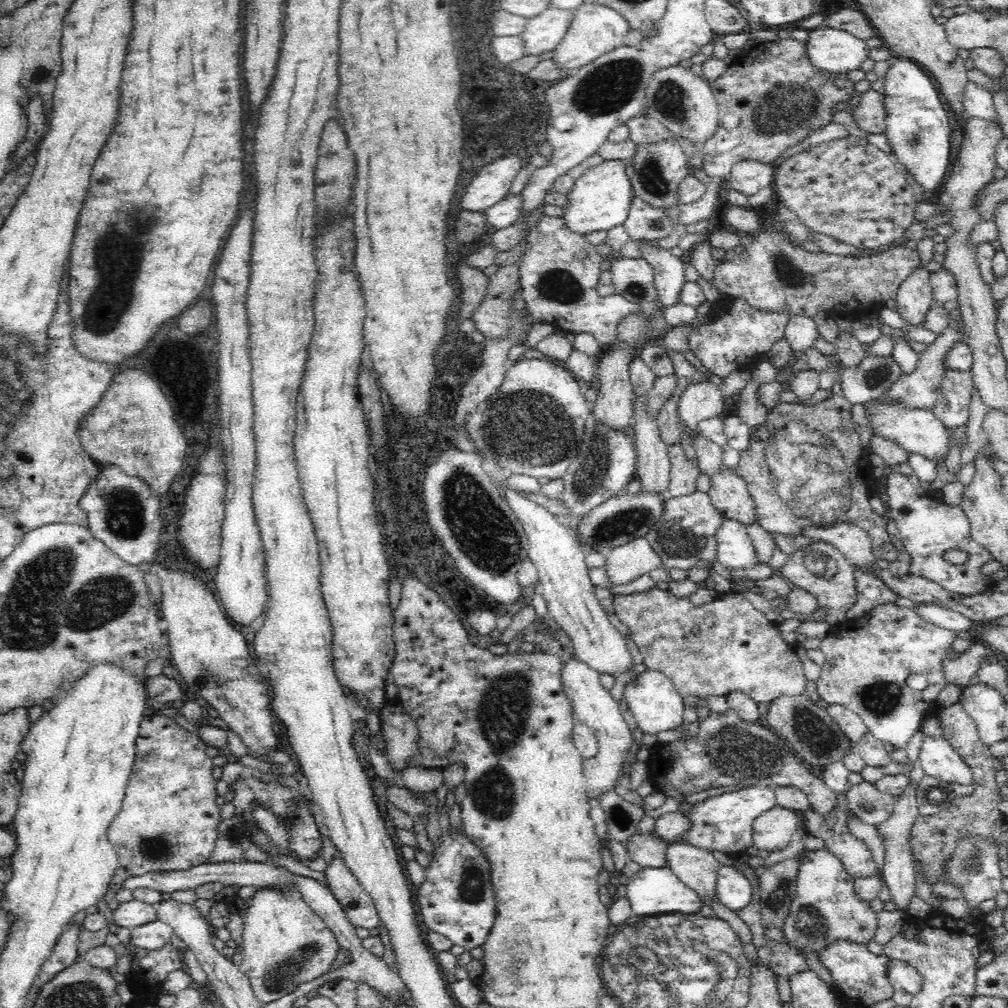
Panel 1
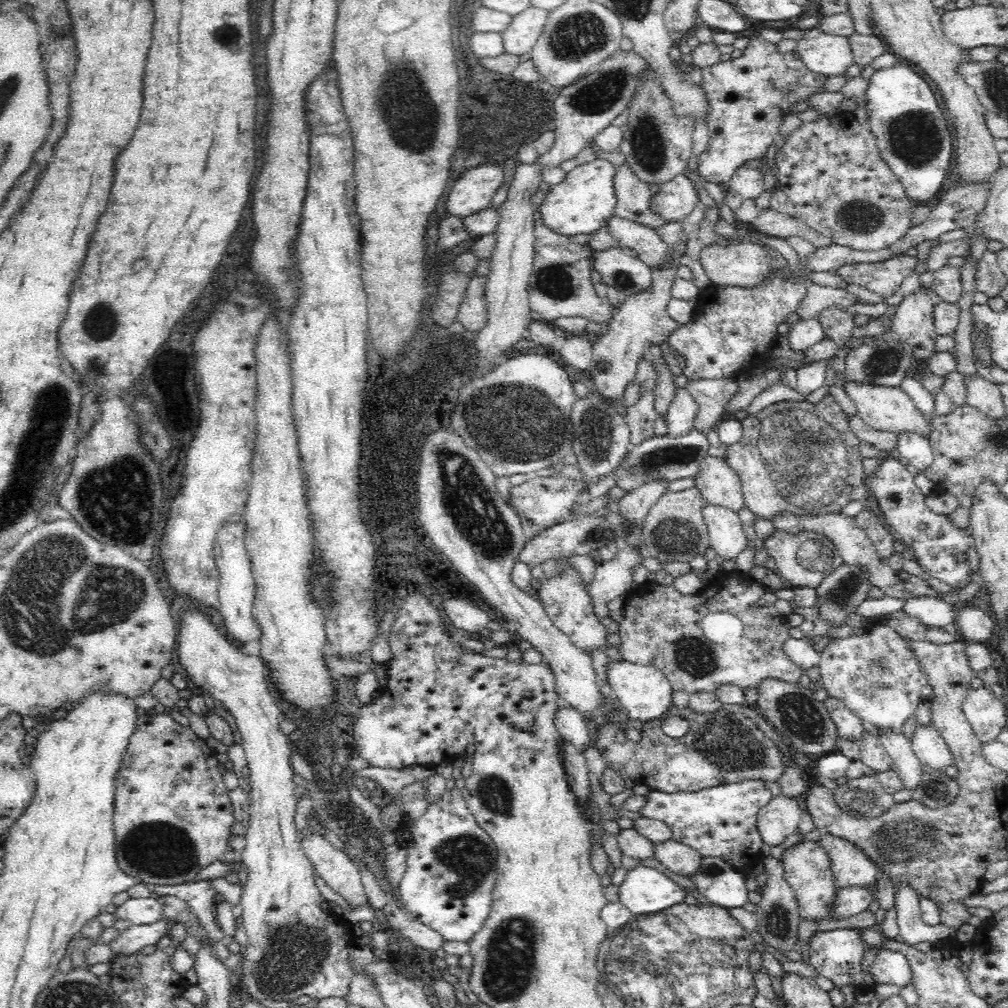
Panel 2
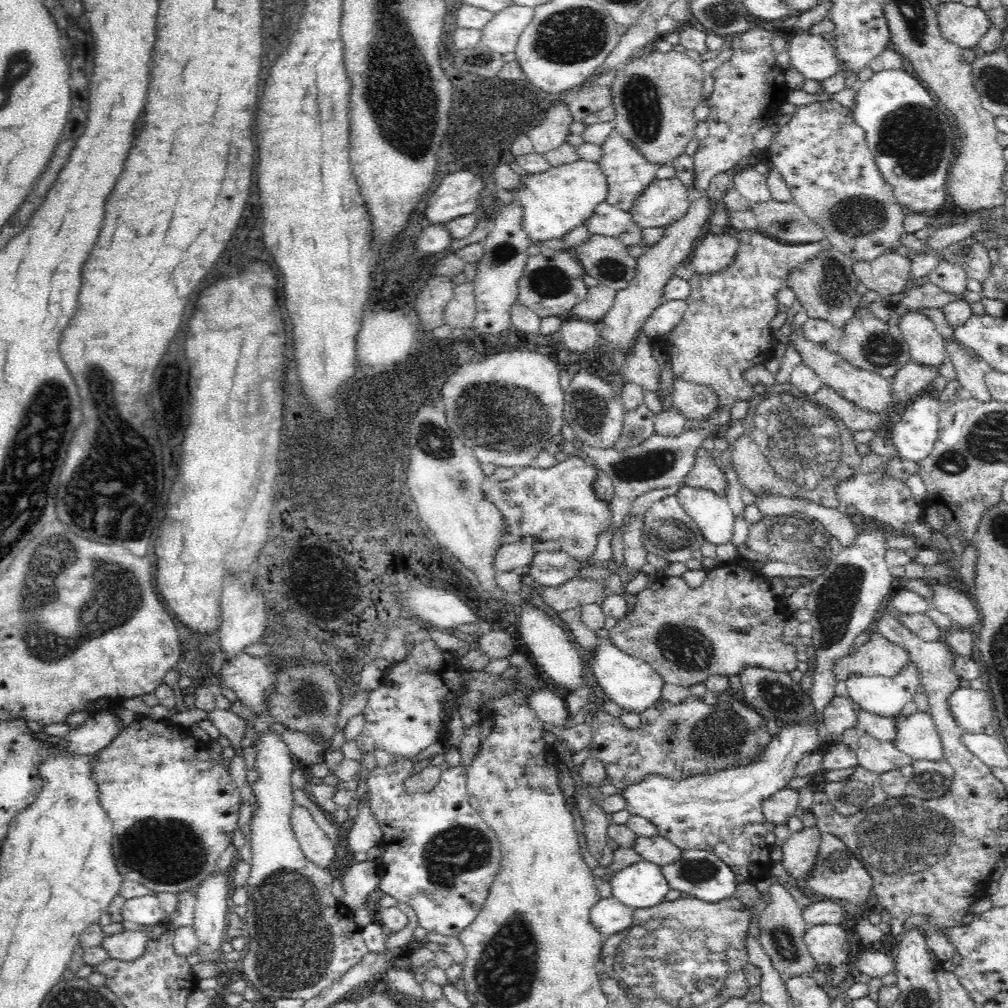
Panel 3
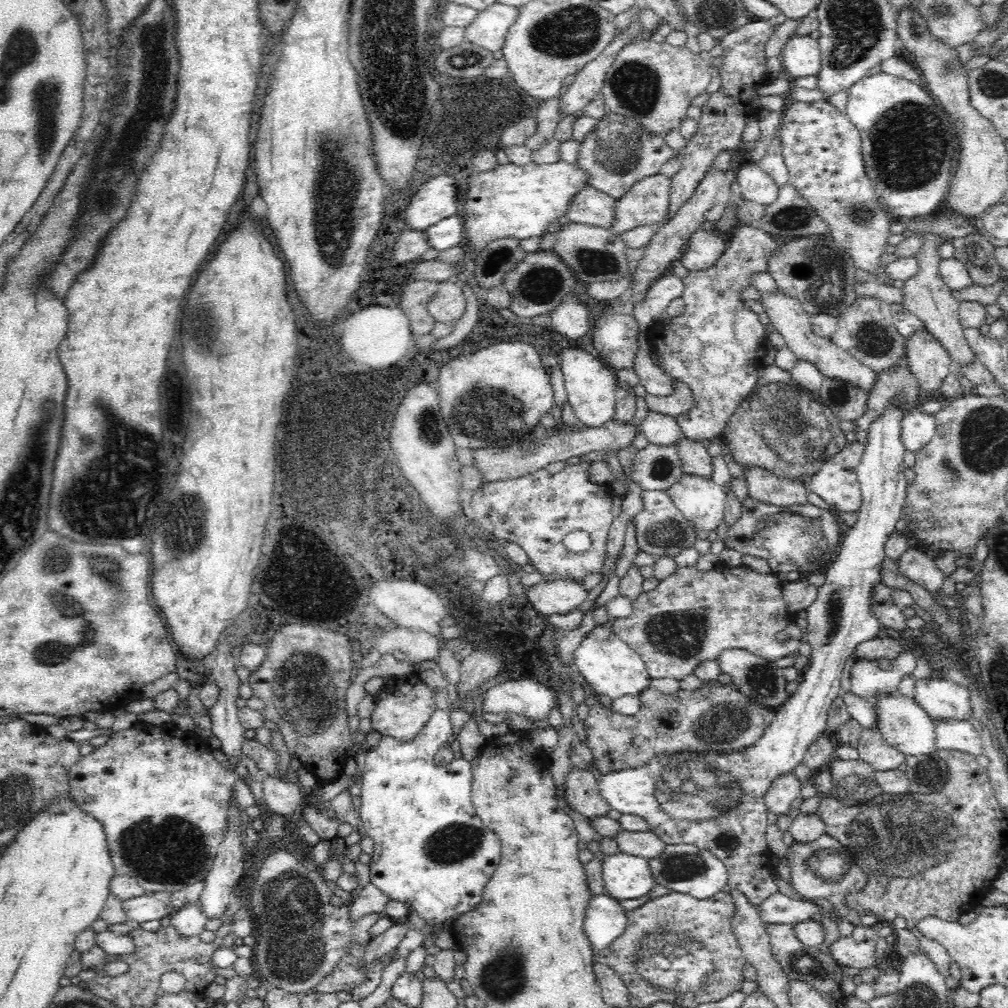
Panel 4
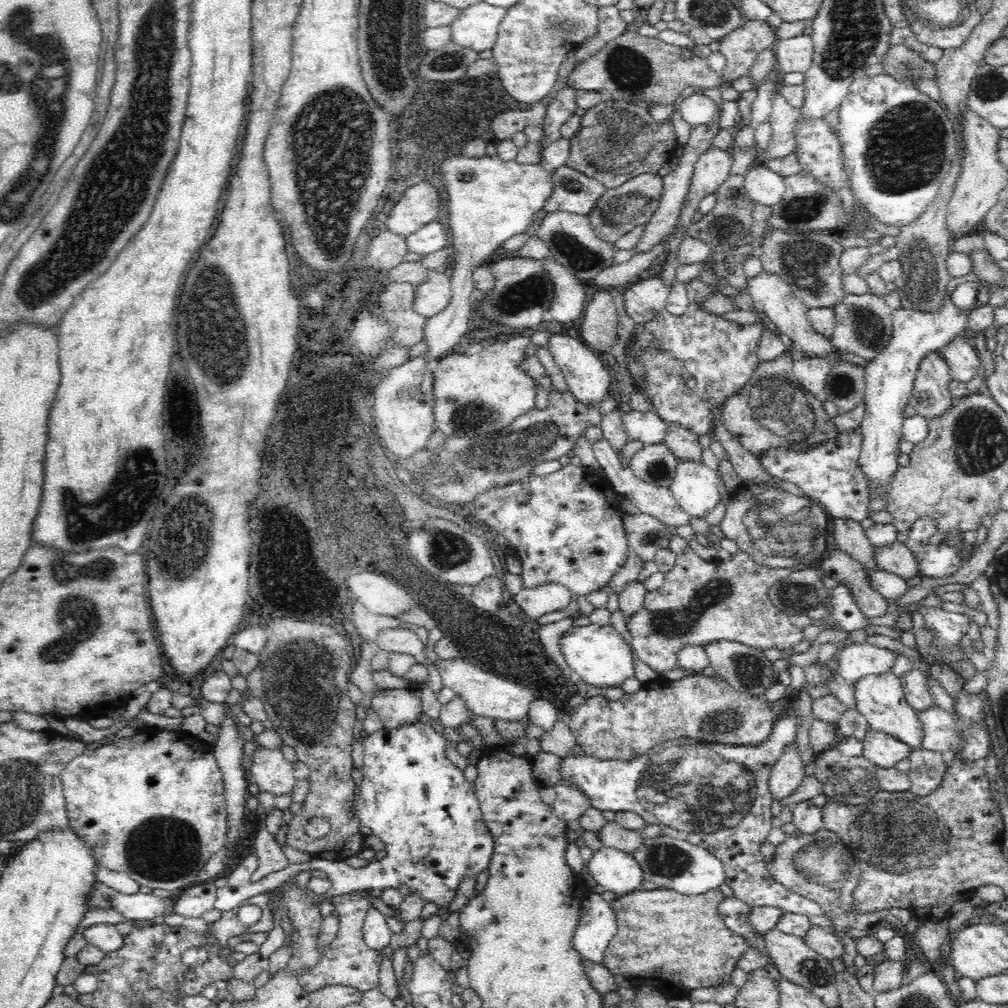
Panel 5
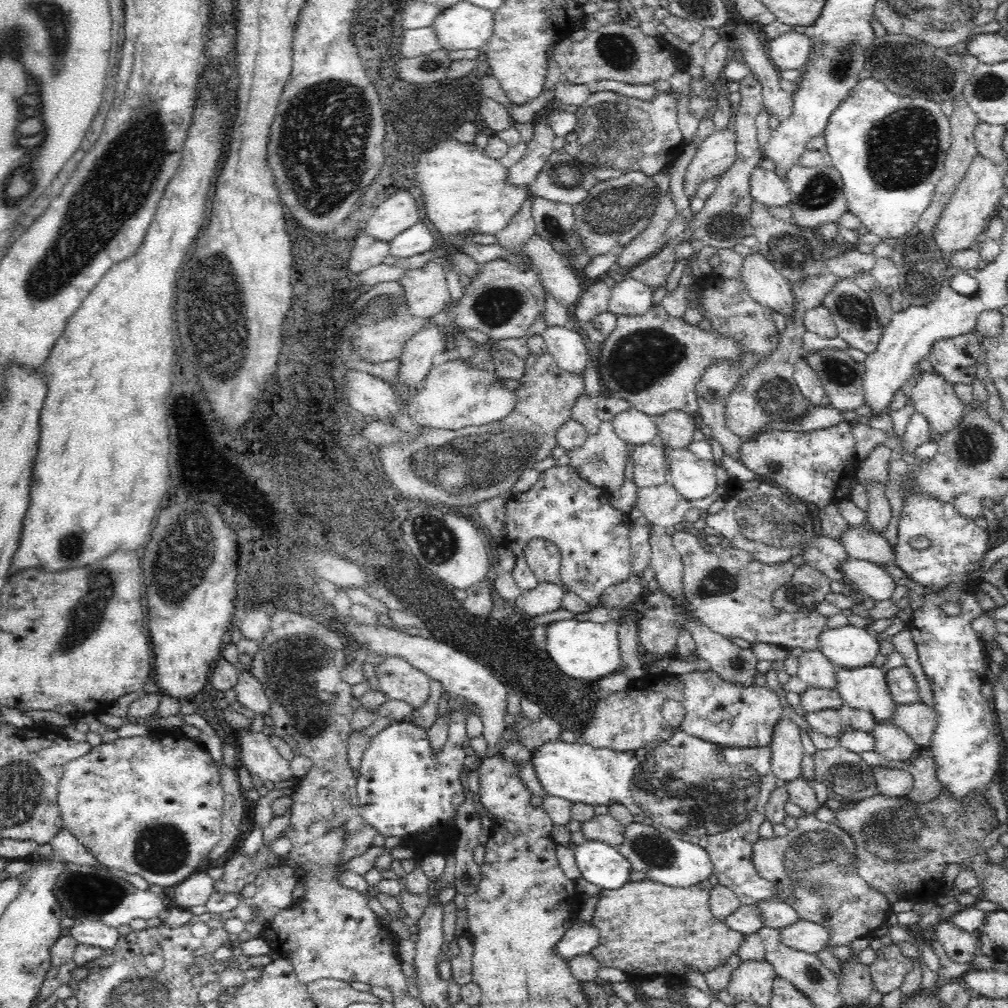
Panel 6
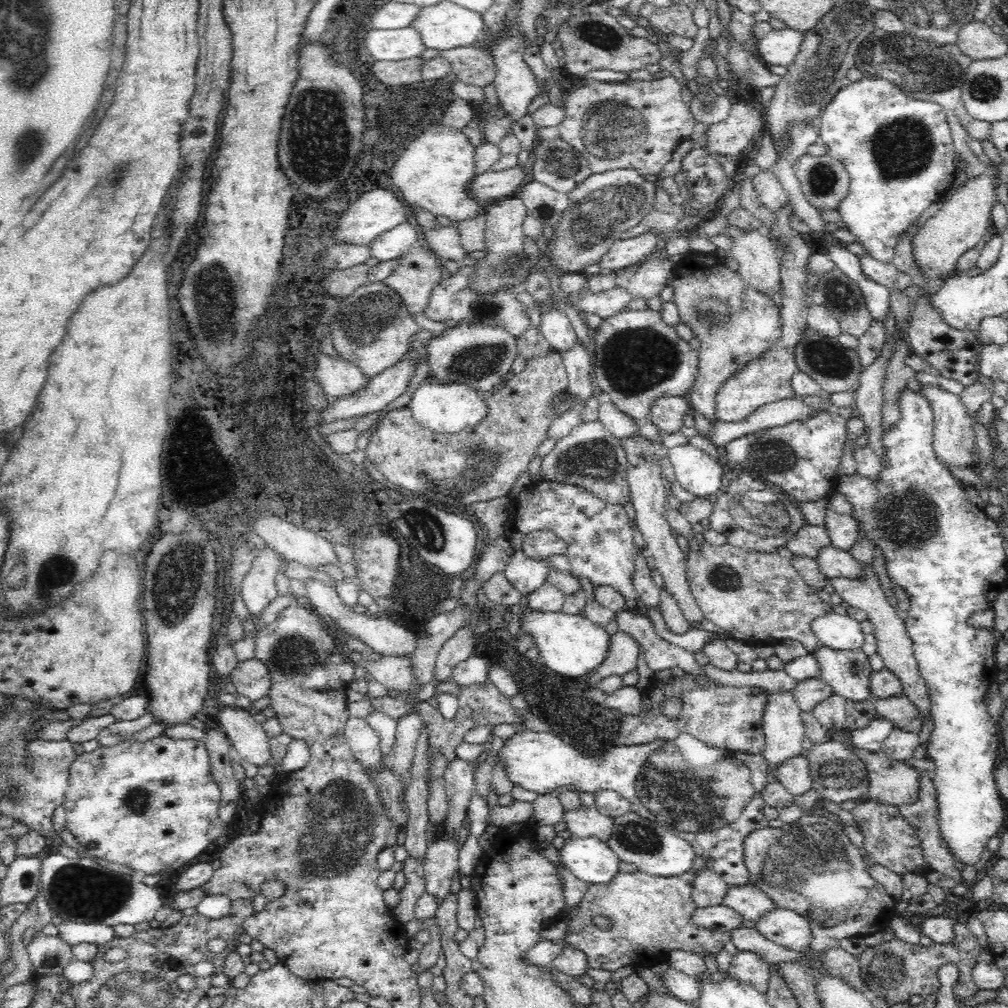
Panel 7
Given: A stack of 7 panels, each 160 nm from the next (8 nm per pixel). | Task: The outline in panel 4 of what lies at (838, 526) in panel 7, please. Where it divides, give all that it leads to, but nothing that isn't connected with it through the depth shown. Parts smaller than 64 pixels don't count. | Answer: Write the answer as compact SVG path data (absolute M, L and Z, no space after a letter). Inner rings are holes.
M908 548L897 560L899 571L906 575L912 582L929 590L932 594L938 594L945 577L934 560L926 554Z

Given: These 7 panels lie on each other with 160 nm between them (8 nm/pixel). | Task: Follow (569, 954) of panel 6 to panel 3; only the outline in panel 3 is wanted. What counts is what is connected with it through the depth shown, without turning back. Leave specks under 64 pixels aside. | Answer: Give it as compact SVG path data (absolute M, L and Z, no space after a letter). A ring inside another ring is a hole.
M611 896L602 898L590 910L590 919L604 937L610 937L616 932L629 928L633 924L633 914L634 910Z

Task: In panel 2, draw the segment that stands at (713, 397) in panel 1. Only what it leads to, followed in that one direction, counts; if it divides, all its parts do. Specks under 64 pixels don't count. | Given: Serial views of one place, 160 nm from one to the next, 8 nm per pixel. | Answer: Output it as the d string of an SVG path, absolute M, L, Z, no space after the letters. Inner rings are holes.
M685 388L677 389L665 420L668 435L673 438L686 436L690 430L695 429L696 414L698 414L698 405L694 403L692 395Z

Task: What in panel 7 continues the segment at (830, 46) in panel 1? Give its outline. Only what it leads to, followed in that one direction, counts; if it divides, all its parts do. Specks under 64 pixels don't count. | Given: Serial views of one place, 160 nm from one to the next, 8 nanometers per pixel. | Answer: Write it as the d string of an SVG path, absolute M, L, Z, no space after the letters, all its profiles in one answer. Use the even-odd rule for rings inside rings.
M772 29L757 42L758 53L761 54L760 61L767 66L790 67L800 52L803 38L804 33L794 29Z

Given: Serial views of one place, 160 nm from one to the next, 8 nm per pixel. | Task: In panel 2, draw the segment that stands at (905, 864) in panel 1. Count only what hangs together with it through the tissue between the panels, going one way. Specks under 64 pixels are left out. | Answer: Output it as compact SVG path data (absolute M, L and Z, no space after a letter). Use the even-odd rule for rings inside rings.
M879 730L882 746L892 759L892 770L902 779L905 788L911 791L917 785L924 772L924 765L914 754L911 747L911 740L904 734L889 732L889 730ZM900 881L895 892L895 911L902 943L914 947L920 942L932 944L956 938L956 929L945 925L928 926L921 919L920 896L910 889L910 882Z

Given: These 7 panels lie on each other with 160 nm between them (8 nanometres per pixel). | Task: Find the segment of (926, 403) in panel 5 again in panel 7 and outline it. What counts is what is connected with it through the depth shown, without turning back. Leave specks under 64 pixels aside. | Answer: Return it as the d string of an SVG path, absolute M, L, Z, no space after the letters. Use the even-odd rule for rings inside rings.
M923 385L919 390L919 395L931 404L932 412L934 412L935 422L933 431L933 448L937 457L942 459L944 463L949 465L967 468L974 457L971 457L972 445L975 444L976 434L974 426L968 410L961 402L961 396L951 394L942 387L934 385Z

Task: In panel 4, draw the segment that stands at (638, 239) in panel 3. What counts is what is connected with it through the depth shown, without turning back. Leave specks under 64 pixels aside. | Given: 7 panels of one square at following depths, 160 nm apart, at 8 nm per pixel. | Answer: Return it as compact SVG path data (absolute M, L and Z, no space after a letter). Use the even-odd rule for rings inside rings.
M588 184L574 199L568 220L590 227L608 229L616 222L617 200Z

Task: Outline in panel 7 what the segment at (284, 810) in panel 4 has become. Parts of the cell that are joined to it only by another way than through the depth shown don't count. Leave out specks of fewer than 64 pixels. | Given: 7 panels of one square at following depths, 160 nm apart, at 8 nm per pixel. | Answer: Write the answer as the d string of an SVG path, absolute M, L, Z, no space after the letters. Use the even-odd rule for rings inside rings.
M225 706L217 713L217 722L222 724L231 745L247 760L258 766L269 765L269 740L262 723L255 719L251 709Z

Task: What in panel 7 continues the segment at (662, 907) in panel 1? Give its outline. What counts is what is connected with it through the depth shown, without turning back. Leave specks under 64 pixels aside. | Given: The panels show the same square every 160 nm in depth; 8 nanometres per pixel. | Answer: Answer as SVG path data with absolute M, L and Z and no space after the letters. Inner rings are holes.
M595 836L570 837L559 849L559 862L582 882L610 884L619 872L617 853Z

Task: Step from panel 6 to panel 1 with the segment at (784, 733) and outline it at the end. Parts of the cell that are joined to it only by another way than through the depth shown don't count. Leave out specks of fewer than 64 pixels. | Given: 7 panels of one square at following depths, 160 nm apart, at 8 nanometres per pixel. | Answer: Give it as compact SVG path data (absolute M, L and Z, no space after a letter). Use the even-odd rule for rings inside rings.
M776 805L753 822L754 846L758 850L767 850L770 853L784 850L801 825L800 813Z

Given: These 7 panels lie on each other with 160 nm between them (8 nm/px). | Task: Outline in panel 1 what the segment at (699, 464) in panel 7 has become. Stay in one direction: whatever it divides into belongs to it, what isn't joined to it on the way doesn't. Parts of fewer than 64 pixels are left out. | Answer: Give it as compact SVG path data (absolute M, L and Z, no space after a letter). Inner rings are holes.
M723 516L721 530L718 531L718 548L716 560L730 570L732 568L752 568L760 563L754 544L747 533L747 526L738 520Z

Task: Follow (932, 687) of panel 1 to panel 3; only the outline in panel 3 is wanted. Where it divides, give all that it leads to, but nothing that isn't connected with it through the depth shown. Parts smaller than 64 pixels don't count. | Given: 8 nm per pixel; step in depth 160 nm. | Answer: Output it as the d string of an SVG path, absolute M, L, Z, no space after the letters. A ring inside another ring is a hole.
M913 664L904 665L898 673L888 678L850 674L842 680L842 688L846 688L851 700L857 702L863 711L894 718L900 715L904 704L913 700L921 683Z

